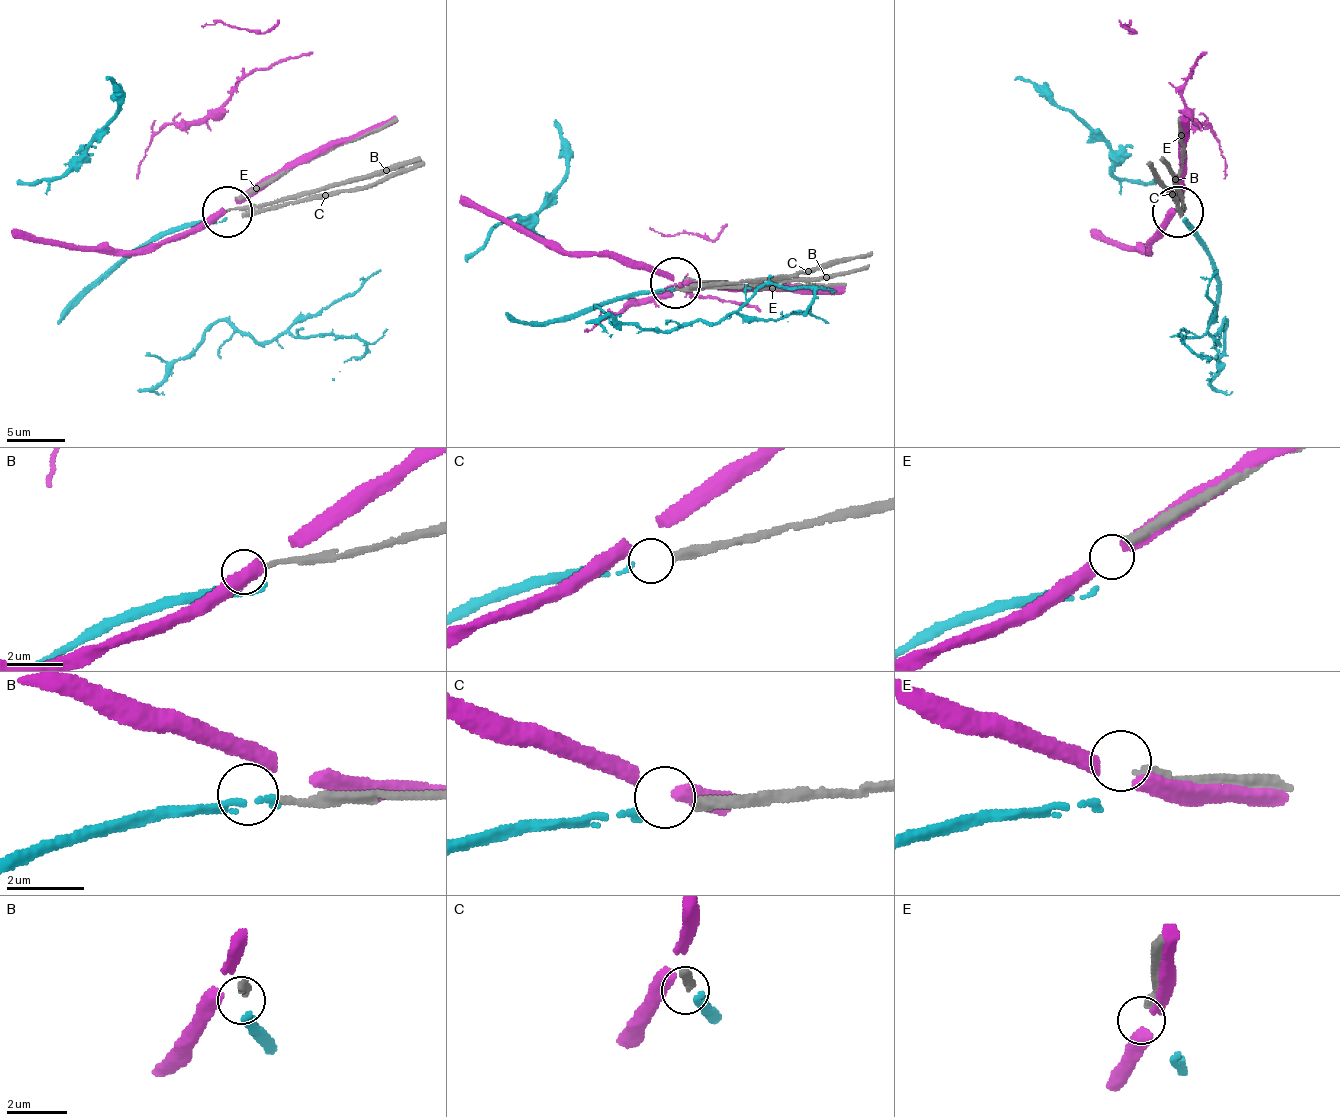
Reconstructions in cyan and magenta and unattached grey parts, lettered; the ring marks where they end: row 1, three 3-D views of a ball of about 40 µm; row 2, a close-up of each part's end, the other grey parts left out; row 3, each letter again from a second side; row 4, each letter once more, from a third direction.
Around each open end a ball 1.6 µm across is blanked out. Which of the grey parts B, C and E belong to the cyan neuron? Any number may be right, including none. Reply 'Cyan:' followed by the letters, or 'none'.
Cyan: C

